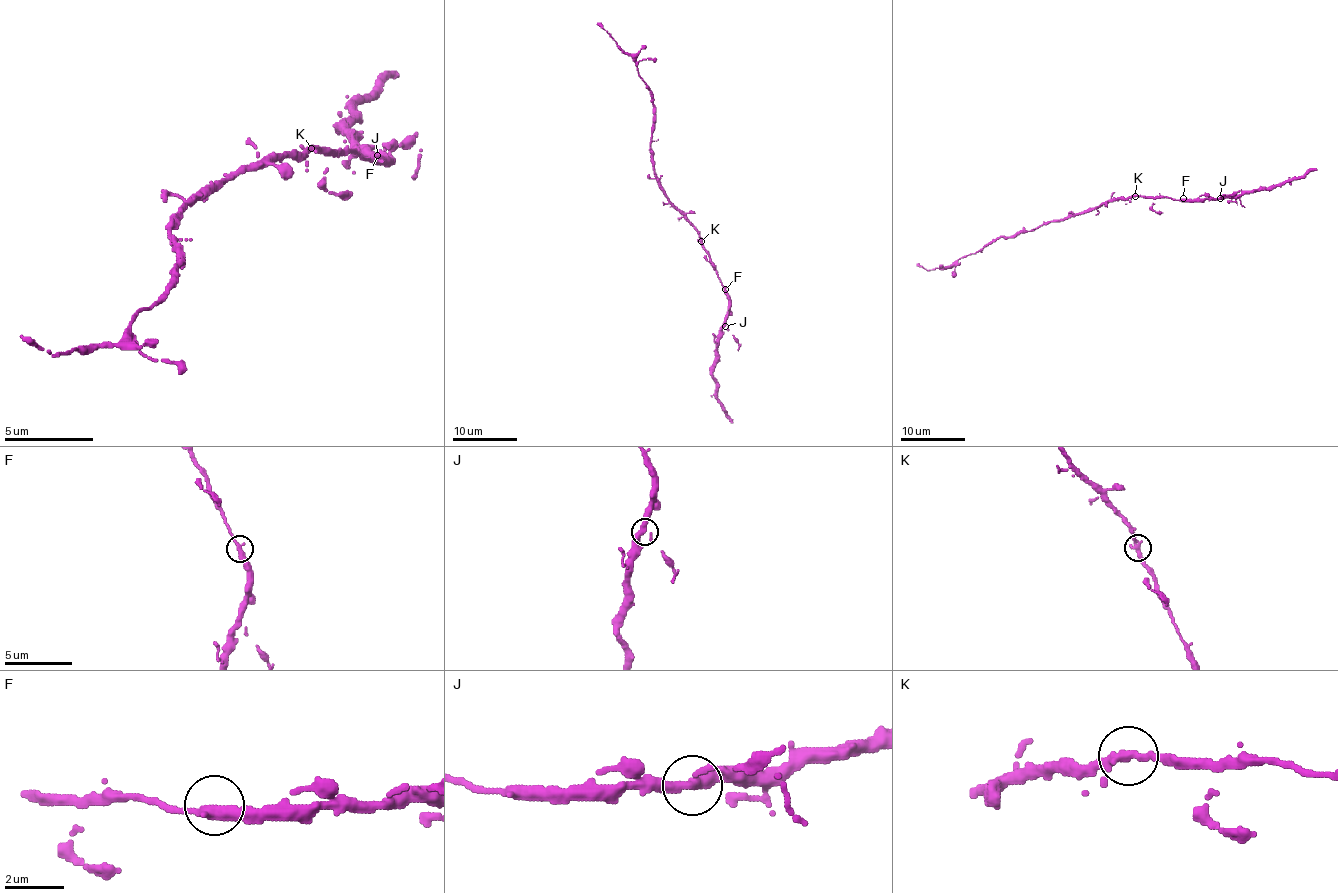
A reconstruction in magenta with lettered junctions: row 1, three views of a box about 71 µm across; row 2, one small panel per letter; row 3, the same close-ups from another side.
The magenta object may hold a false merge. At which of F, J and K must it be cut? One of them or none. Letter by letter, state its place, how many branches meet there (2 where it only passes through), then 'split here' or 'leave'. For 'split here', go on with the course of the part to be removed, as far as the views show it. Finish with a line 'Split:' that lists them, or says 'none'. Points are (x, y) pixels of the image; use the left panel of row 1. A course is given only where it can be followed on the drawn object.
F: at (377, 155); 2 branches meet; leave
J: at (377, 155); 3 branches meet; leave
K: at (311, 148); 2 branches meet; leave
Split: none

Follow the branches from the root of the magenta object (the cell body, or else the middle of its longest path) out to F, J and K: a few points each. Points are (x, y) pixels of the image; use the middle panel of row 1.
F: (683, 213), (697, 233), (701, 245), (725, 289)
J: (683, 213), (697, 233), (701, 245), (709, 255), (710, 265), (725, 290), (728, 300), (725, 326)
K: (683, 213), (701, 241)

